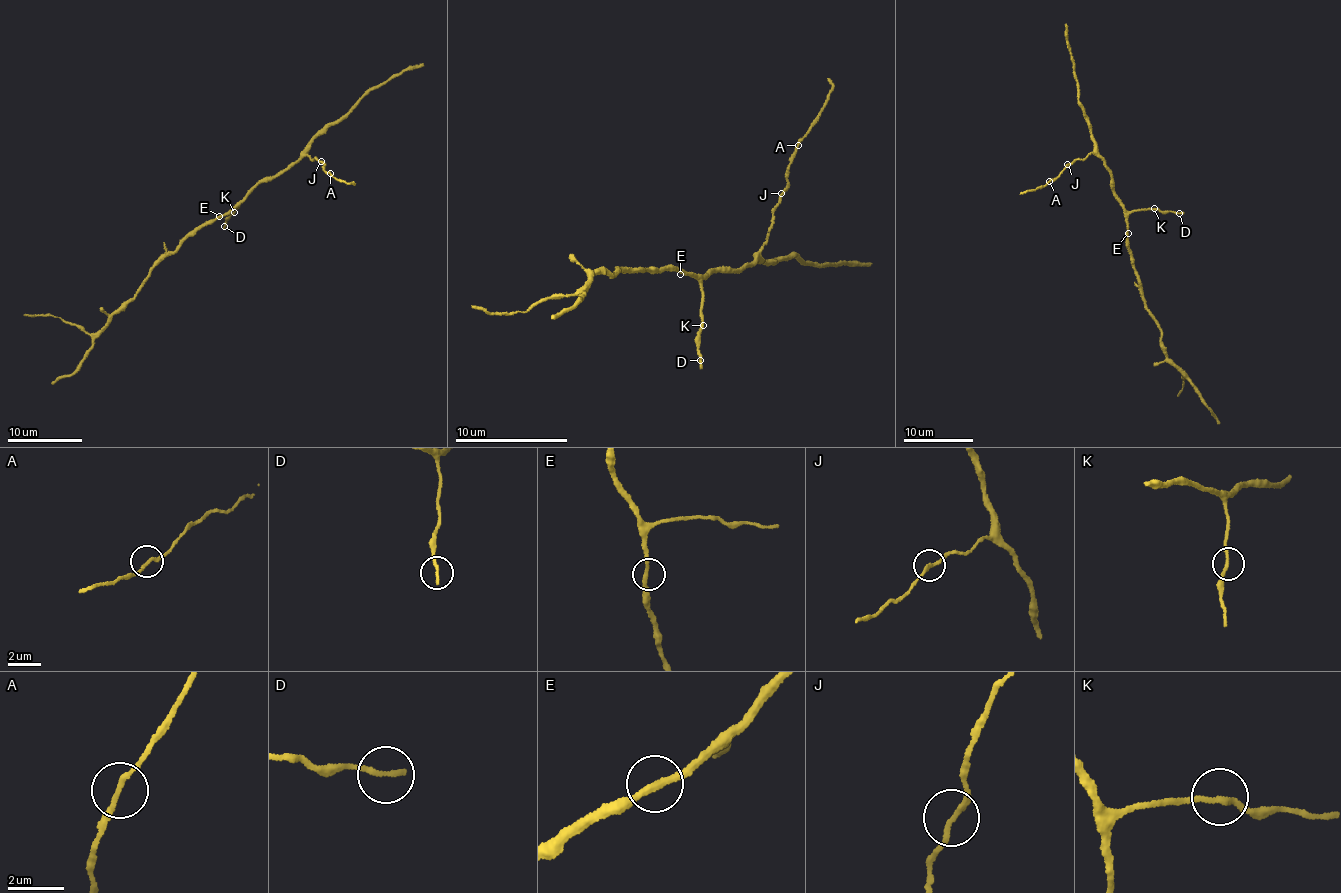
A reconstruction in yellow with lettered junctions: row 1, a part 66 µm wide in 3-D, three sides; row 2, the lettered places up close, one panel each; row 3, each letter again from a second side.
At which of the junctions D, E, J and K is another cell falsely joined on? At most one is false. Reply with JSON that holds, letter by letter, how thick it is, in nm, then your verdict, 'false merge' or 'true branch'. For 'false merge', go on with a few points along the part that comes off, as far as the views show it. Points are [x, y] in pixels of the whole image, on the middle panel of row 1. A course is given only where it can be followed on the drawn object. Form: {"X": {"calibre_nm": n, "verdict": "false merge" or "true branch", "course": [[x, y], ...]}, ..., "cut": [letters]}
{"D": {"calibre_nm": 240, "verdict": "true branch"}, "E": {"calibre_nm": 240, "verdict": "true branch"}, "J": {"calibre_nm": 180, "verdict": "true branch"}, "K": {"calibre_nm": 180, "verdict": "true branch"}, "cut": []}

